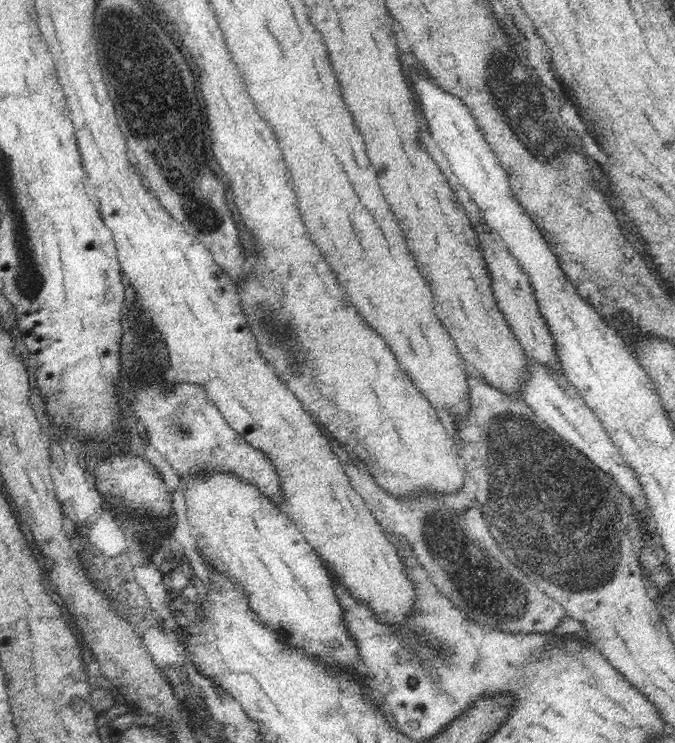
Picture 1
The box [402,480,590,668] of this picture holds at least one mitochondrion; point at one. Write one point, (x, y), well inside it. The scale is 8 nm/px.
(439, 536)

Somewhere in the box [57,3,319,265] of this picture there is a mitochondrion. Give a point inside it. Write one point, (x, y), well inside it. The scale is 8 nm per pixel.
(139, 67)

